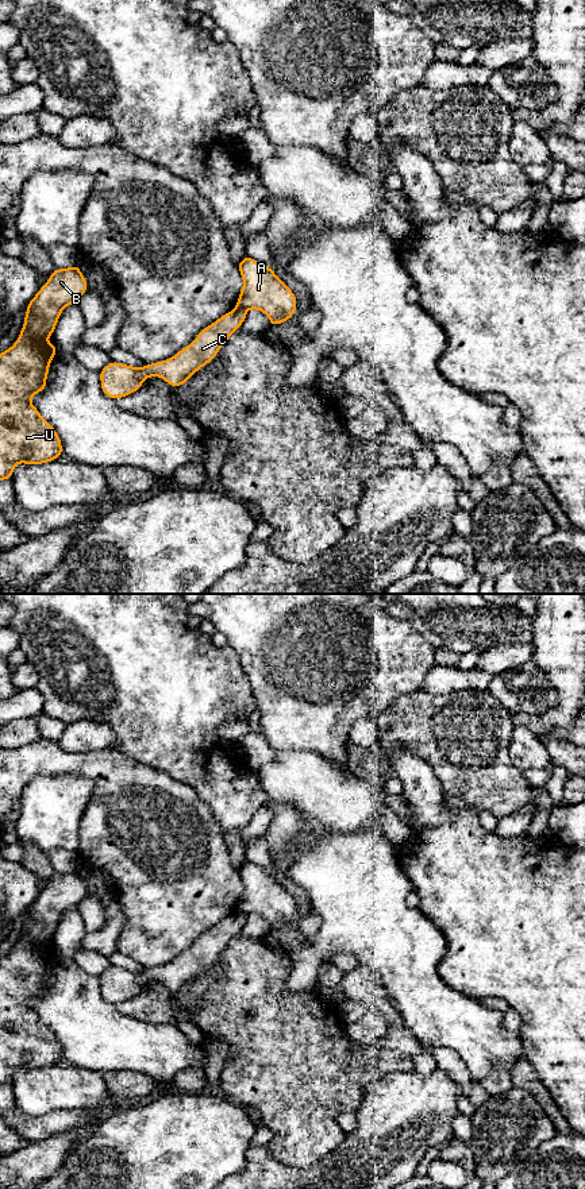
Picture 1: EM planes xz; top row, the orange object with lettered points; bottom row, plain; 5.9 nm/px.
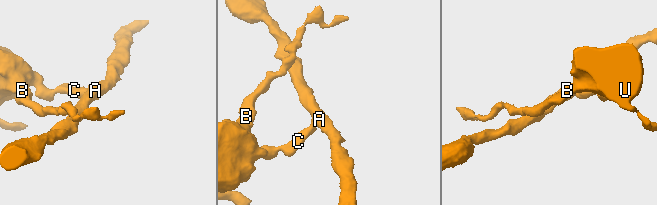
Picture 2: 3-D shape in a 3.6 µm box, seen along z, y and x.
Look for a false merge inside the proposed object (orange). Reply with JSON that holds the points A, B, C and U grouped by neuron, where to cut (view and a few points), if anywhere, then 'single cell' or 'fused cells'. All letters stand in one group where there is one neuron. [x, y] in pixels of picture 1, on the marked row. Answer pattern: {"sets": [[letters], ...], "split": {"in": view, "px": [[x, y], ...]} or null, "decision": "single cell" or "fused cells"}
{"sets": [["A"], ["B", "C", "U"]], "split": {"in": "xz", "px": [[237, 304], [247, 309]]}, "decision": "fused cells"}

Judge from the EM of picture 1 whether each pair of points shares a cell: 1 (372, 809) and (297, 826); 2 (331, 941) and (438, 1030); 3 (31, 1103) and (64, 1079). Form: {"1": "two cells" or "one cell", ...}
{"1": "two cells", "2": "one cell", "3": "one cell"}

